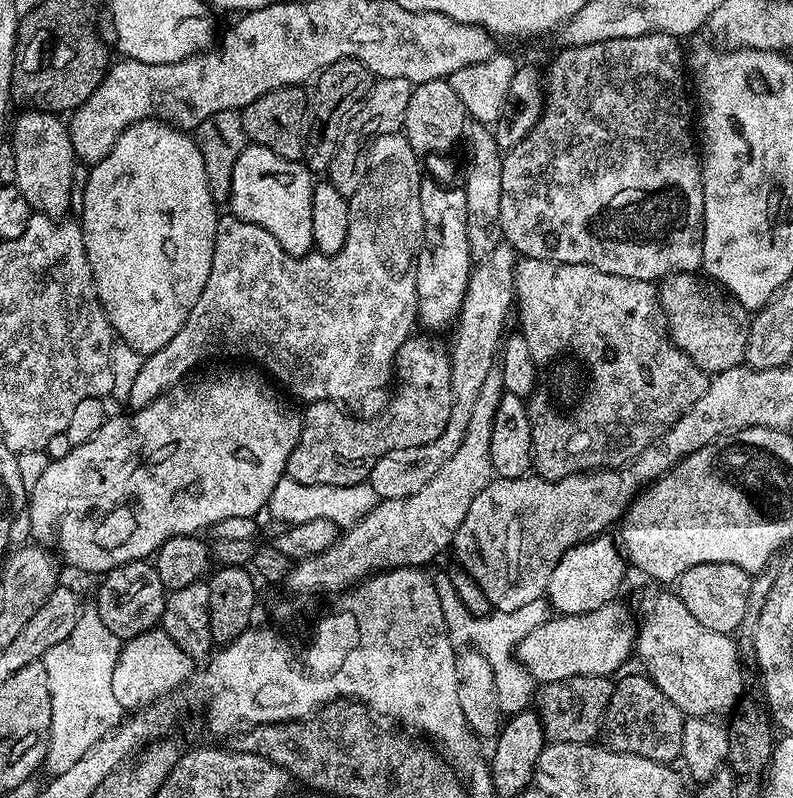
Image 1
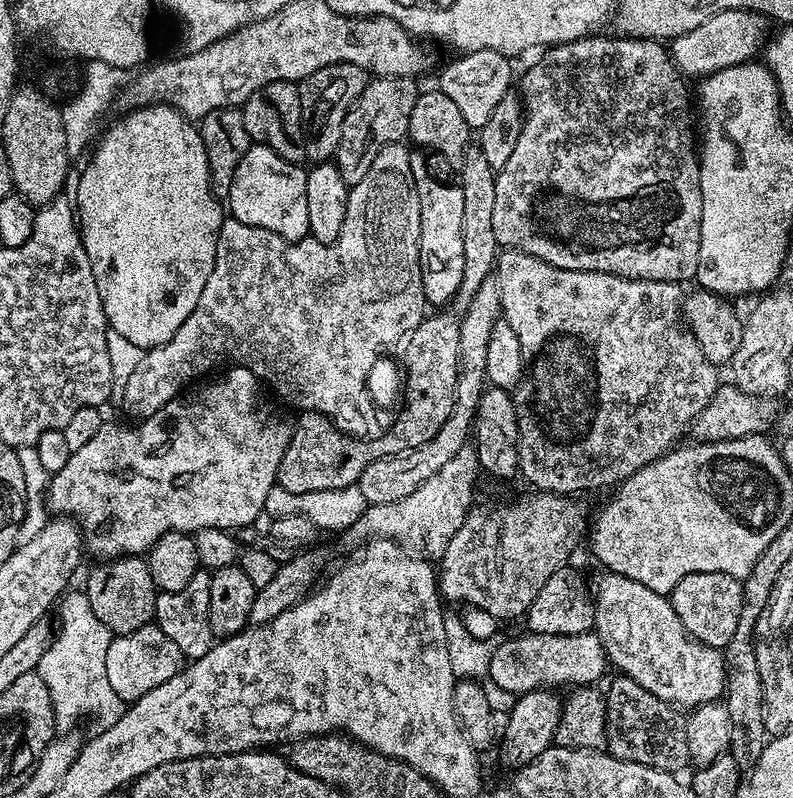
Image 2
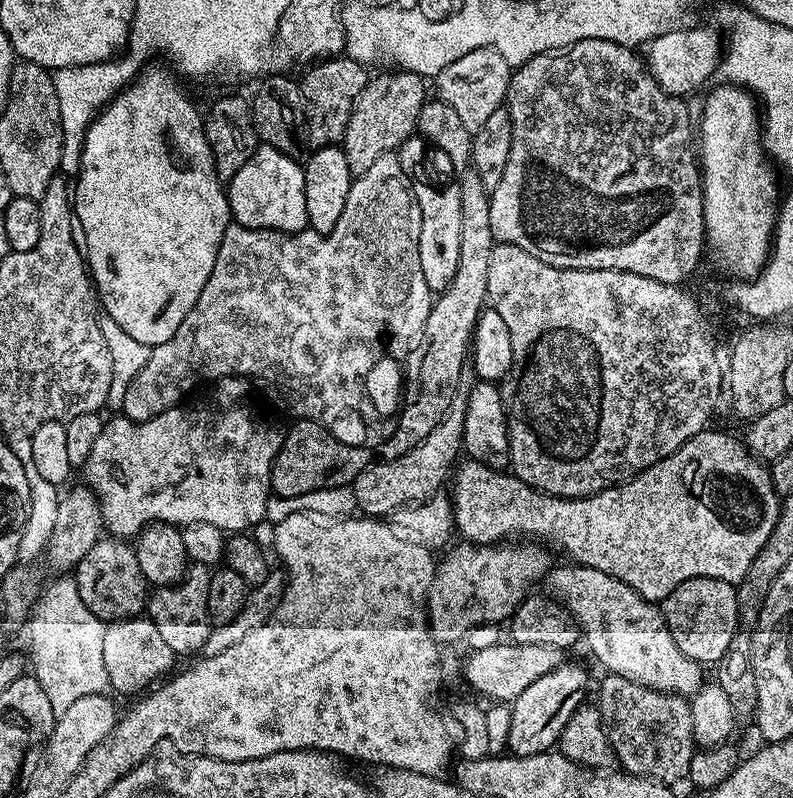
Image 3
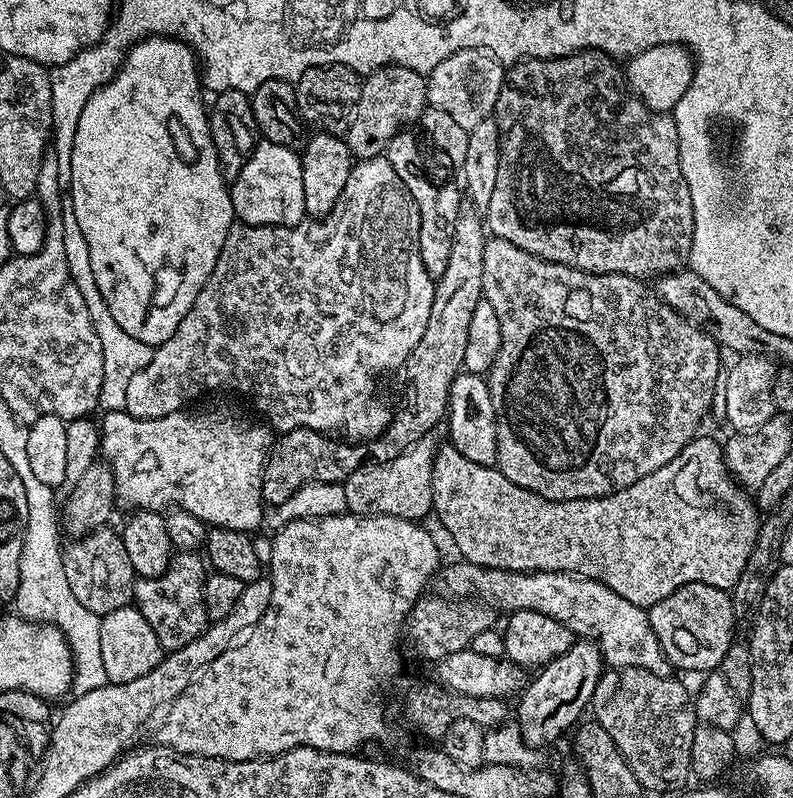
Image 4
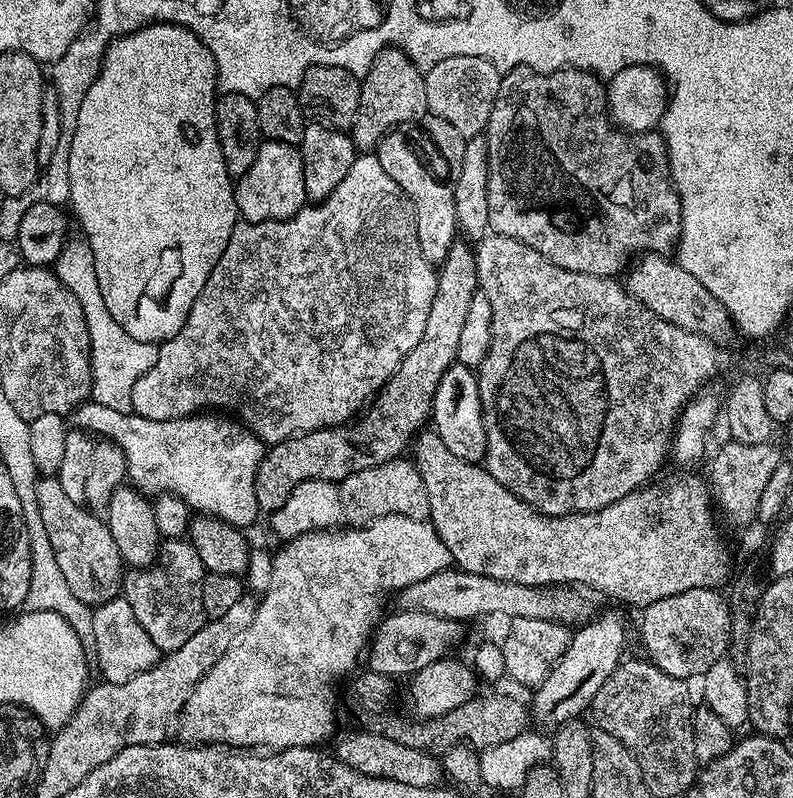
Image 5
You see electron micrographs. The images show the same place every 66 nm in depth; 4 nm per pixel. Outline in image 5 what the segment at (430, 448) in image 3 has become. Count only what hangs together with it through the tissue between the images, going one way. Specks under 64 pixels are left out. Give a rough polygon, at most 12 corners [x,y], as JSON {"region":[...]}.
{"region":[[411,459],[339,481],[349,525],[380,516],[428,520],[430,498]]}

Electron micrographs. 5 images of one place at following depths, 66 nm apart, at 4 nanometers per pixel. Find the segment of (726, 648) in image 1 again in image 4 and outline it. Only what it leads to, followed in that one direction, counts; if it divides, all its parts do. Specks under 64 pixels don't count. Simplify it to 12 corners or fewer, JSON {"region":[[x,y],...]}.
{"region":[[445,563],[435,595],[534,610],[605,665],[669,675],[647,611],[573,572]]}

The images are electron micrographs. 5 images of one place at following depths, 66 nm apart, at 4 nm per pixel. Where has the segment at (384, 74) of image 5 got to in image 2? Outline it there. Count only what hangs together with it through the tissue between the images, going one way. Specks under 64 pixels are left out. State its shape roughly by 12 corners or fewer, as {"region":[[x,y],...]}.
{"region":[[377,76],[346,114],[334,162],[350,186],[407,137],[411,76]]}

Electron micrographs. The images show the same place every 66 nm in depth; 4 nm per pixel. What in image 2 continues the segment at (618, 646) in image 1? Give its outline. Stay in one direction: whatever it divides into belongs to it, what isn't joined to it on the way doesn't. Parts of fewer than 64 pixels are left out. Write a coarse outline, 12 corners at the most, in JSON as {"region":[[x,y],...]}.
{"region":[[595,631],[528,632],[493,647],[487,675],[523,694],[592,686],[609,667]]}

